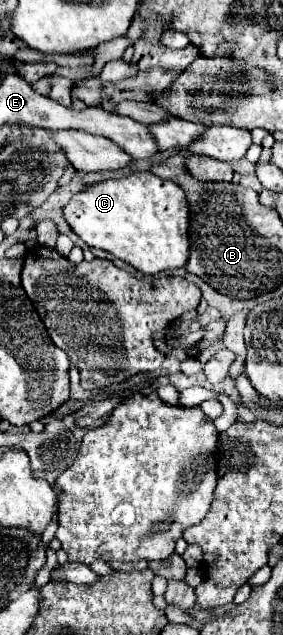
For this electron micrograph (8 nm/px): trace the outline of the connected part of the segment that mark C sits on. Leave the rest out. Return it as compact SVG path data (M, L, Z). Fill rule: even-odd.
M150 171L88 185L64 205L70 229L90 247L112 253L148 275L184 267L188 261L188 203L184 191Z

